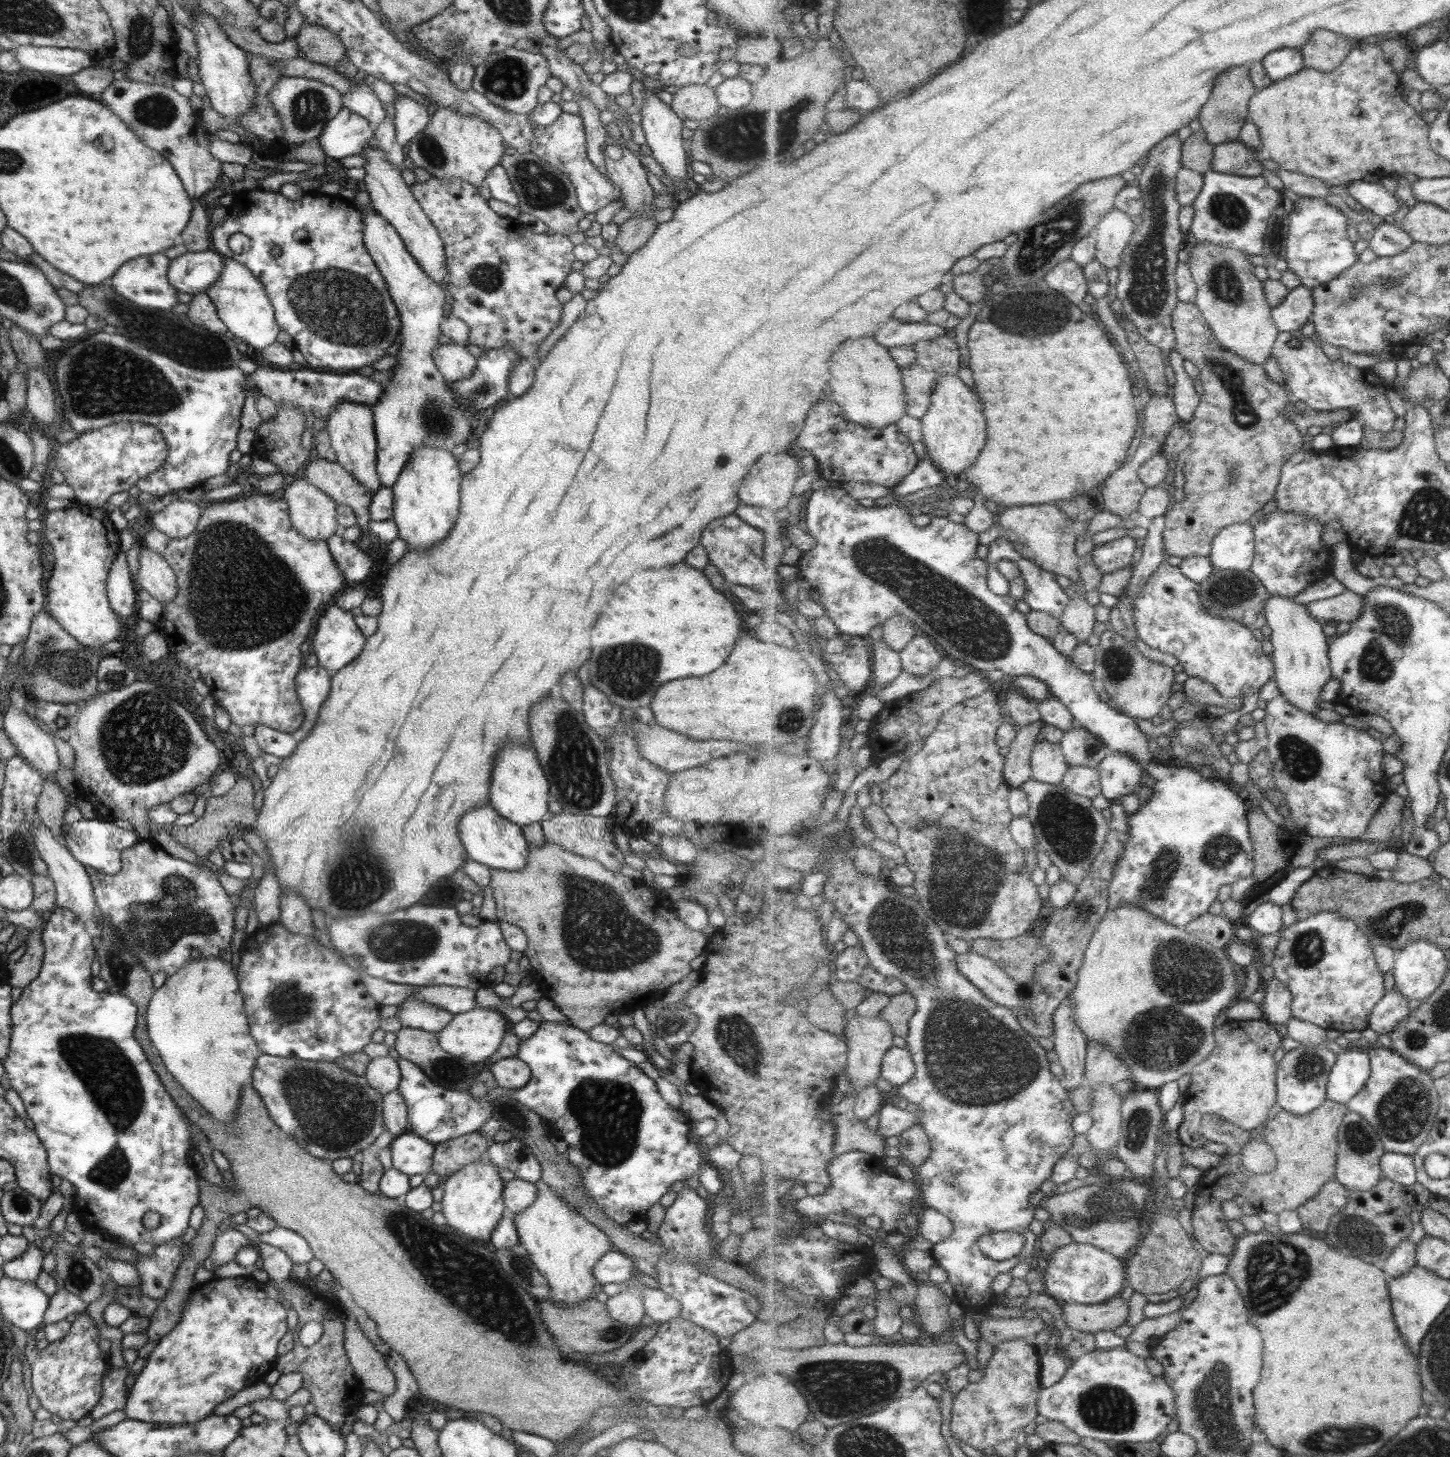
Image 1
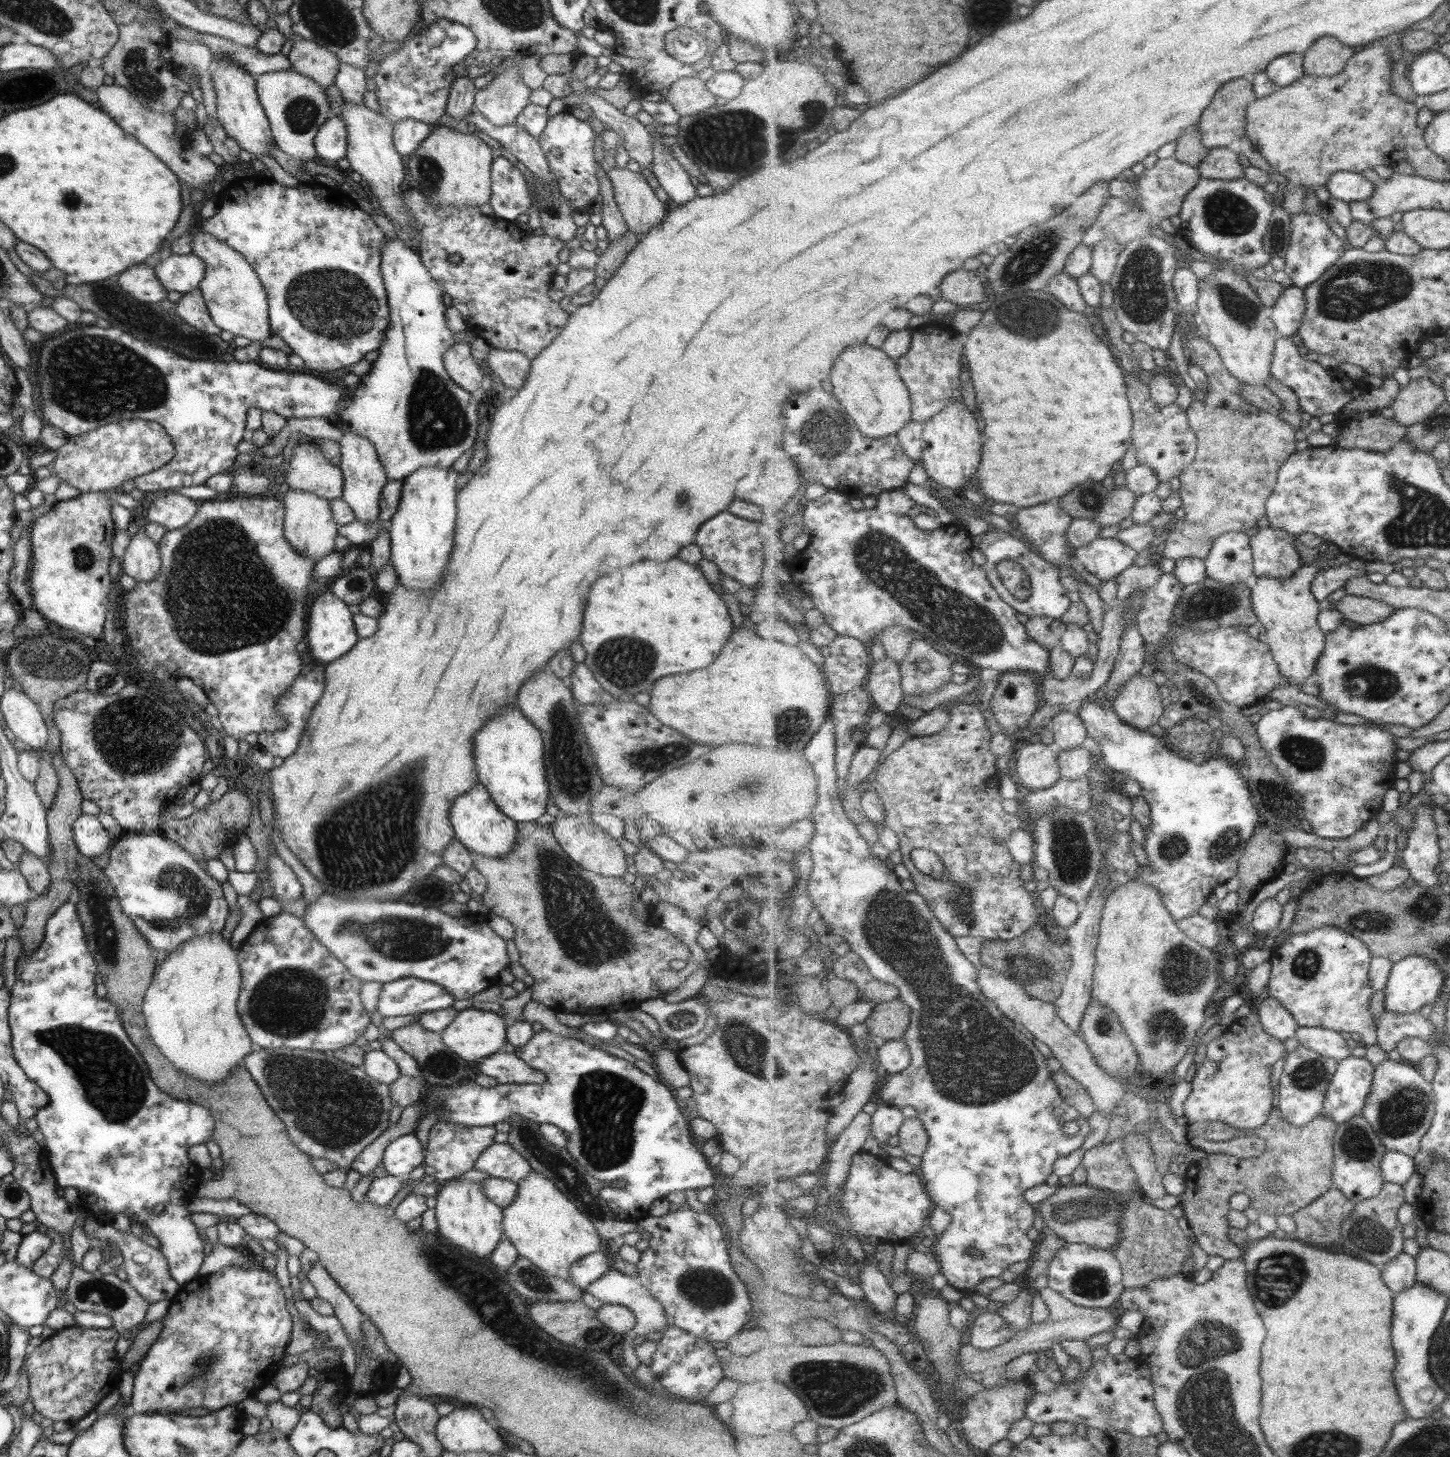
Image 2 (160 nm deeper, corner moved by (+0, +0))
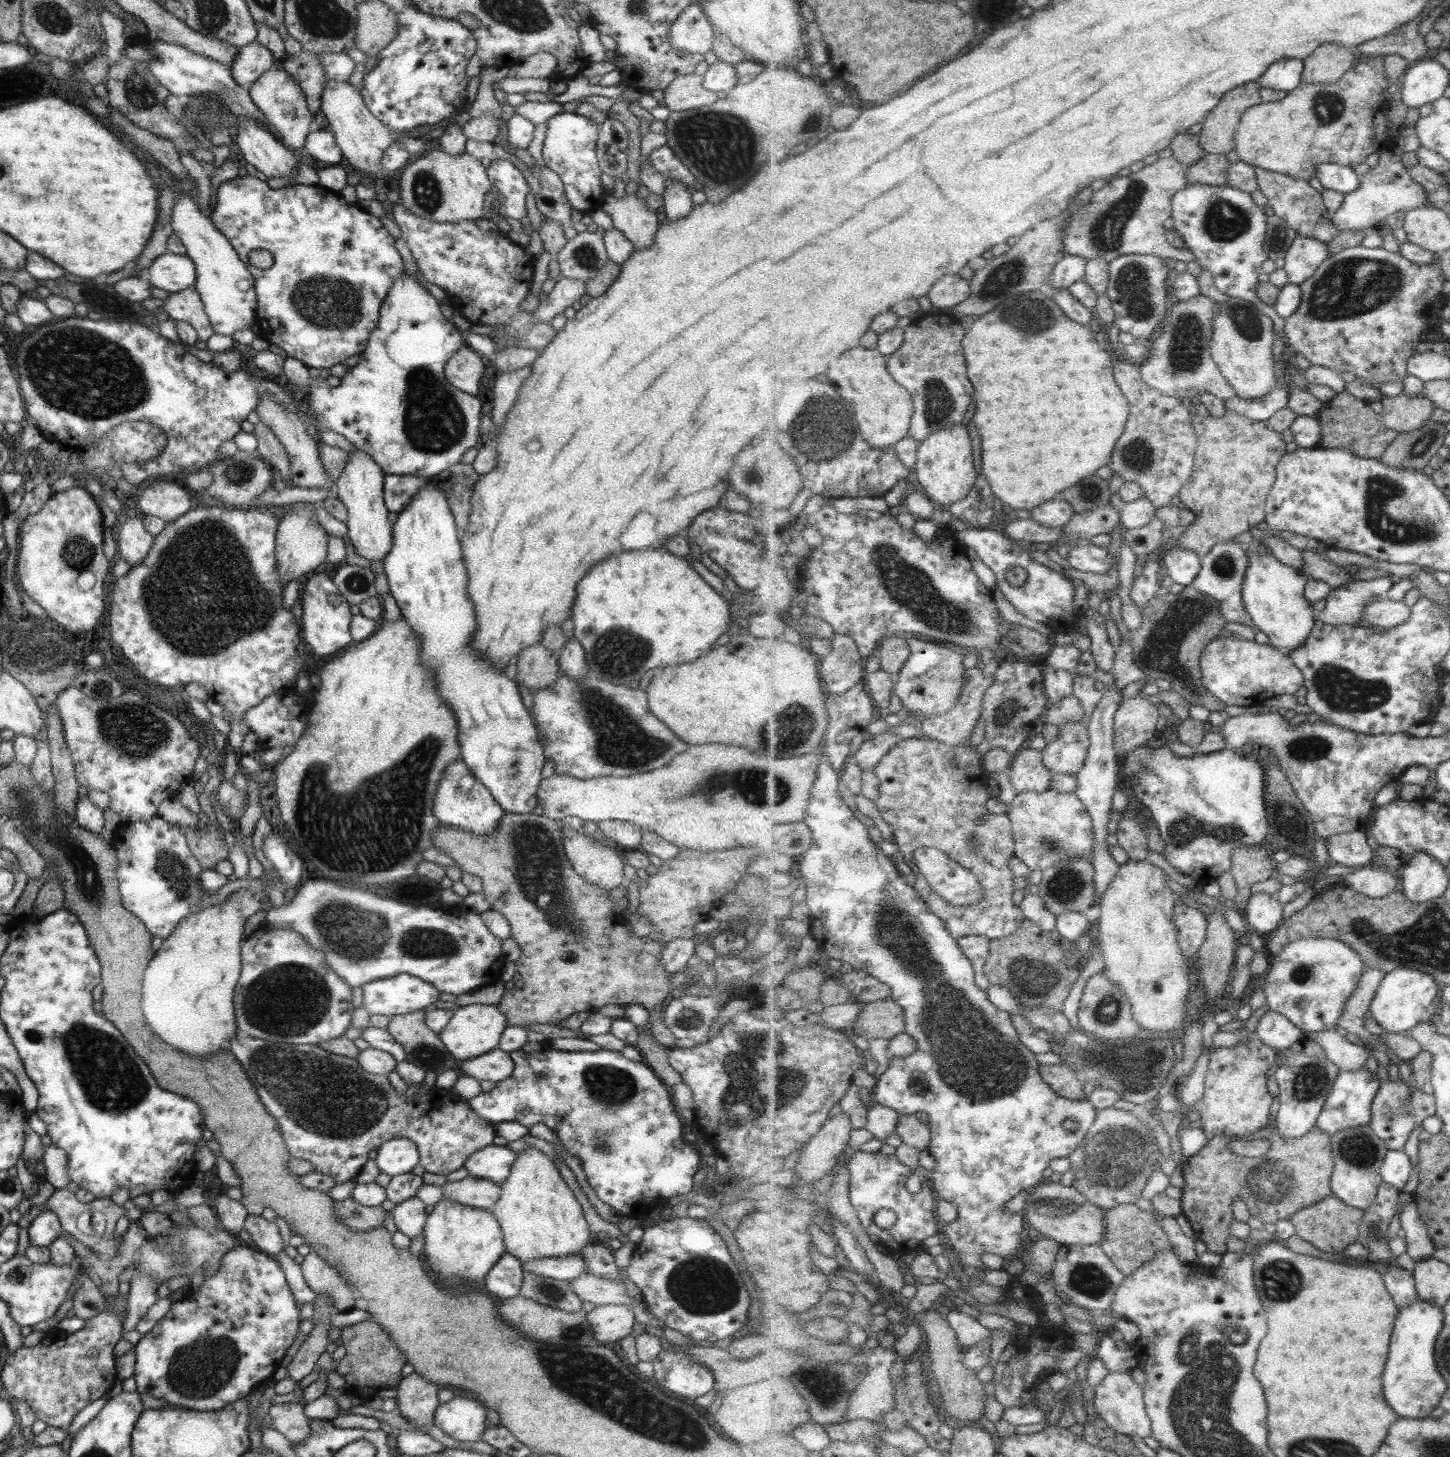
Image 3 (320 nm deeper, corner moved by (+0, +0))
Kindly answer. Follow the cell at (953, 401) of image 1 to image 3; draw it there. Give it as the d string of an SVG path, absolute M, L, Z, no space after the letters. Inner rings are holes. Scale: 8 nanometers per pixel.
M953 426L934 432L919 445L918 460L914 468L914 482L924 493L939 504L939 508L948 509L952 504L963 500L977 482L975 458L973 458L973 442L969 430L965 426Z

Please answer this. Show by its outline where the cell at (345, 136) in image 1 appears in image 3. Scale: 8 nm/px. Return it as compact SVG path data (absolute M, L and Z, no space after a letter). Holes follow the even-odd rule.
M309 130L305 135L302 150L311 156L318 166L337 165L342 157L330 130Z

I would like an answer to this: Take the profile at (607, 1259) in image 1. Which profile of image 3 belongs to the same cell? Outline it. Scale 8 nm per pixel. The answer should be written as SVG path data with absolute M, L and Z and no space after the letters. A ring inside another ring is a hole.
M574 1254L526 1260L521 1263L521 1269L535 1275L567 1282L579 1278L581 1274L587 1274L584 1261Z

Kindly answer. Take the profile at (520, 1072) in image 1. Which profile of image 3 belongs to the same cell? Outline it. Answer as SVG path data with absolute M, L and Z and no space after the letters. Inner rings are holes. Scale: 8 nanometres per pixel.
M495 1048L489 1052L480 1054L472 1059L461 1062L460 1068L463 1074L489 1082L499 1082L507 1078L513 1070L514 1064L508 1053Z

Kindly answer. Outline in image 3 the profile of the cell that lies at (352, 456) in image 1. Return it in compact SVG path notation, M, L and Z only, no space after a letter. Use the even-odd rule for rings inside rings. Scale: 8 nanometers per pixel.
M353 450L348 456L343 472L333 482L333 490L346 510L346 535L349 542L353 544L357 556L371 563L372 560L382 560L392 545L392 526L387 520L388 510L382 495L384 475L369 455Z

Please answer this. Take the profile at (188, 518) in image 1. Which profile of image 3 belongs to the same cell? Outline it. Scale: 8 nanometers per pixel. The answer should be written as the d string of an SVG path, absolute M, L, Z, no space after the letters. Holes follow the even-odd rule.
M159 479L137 496L137 508L146 515L168 521L180 517L193 507L188 491L168 479Z

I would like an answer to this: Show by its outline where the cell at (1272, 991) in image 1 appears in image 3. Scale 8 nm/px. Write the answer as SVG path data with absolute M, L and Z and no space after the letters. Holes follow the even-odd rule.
M1274 1010L1267 1011L1259 1021L1258 1037L1267 1045L1278 1050L1293 1050L1305 1037L1305 1031L1293 1024L1286 1015Z

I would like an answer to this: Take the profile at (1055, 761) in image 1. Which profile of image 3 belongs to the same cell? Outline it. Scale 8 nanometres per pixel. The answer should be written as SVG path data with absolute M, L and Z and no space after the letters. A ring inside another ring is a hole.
M1027 747L1013 757L1007 774L1017 794L1046 792L1052 786L1053 771L1044 765L1044 753Z

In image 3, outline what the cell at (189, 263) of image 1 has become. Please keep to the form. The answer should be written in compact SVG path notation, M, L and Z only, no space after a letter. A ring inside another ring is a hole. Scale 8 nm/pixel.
M169 252L154 258L144 274L151 287L169 293L193 286L196 277L189 258Z

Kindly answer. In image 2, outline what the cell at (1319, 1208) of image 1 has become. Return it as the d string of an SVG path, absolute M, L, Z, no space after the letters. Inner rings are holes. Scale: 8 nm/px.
M1334 1185L1329 1193L1292 1214L1297 1225L1296 1236L1311 1245L1340 1244L1344 1221L1355 1209L1356 1204Z

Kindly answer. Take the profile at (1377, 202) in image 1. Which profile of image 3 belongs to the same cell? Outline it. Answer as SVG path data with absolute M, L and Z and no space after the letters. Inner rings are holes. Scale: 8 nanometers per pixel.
M1334 162L1321 163L1317 166L1317 179L1324 189L1337 190L1346 196L1361 188L1360 176L1349 166Z

